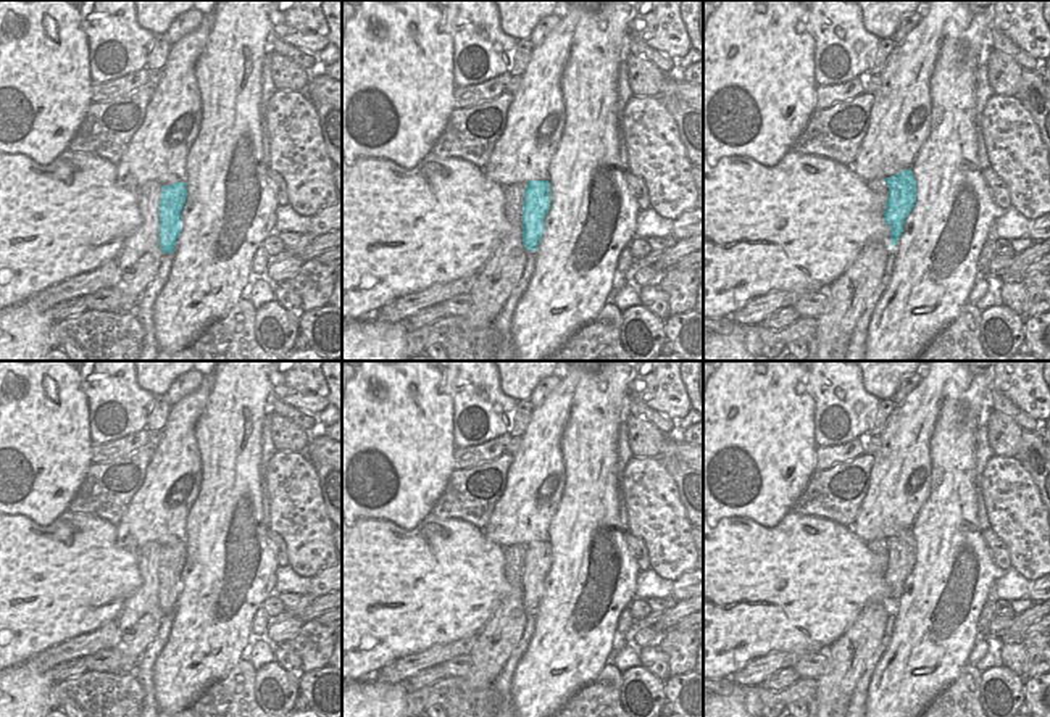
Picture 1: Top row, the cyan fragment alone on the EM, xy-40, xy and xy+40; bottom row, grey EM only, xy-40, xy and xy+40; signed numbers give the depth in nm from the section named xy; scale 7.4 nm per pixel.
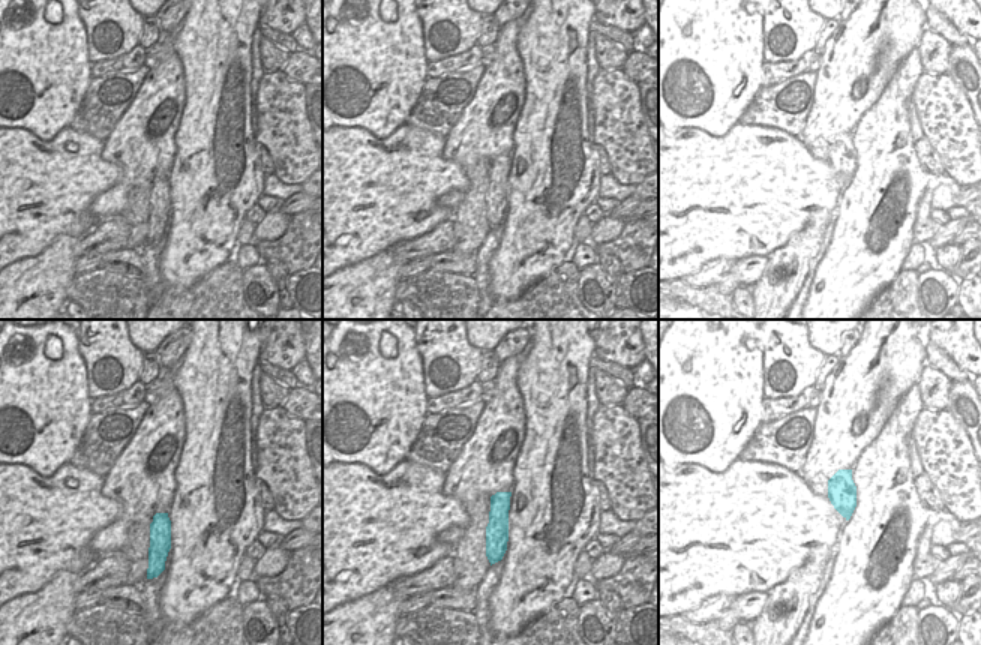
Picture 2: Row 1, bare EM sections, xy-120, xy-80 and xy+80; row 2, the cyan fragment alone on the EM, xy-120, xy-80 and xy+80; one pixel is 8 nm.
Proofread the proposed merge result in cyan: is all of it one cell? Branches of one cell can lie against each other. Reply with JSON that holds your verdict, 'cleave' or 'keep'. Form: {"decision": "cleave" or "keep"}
{"decision": "keep"}

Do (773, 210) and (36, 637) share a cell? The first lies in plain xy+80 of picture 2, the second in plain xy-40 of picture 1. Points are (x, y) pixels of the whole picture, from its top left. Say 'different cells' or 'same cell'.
same cell

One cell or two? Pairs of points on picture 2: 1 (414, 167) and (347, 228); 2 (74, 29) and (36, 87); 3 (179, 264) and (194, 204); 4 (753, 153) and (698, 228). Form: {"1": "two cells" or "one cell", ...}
{"1": "one cell", "2": "one cell", "3": "one cell", "4": "one cell"}

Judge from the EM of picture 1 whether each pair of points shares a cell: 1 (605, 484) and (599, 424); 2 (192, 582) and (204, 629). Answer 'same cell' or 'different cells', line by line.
1: same cell
2: same cell

